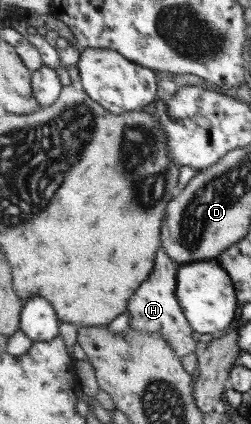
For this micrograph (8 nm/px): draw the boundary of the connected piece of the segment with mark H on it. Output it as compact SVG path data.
M163 247L158 251L158 261L151 277L139 286L137 293L130 299L130 306L127 314L131 314L131 329L137 332L161 332L175 348L175 352L180 357L197 354L199 343L197 334L193 331L189 320L183 313L182 305L178 300L178 271L183 264L175 261Z

